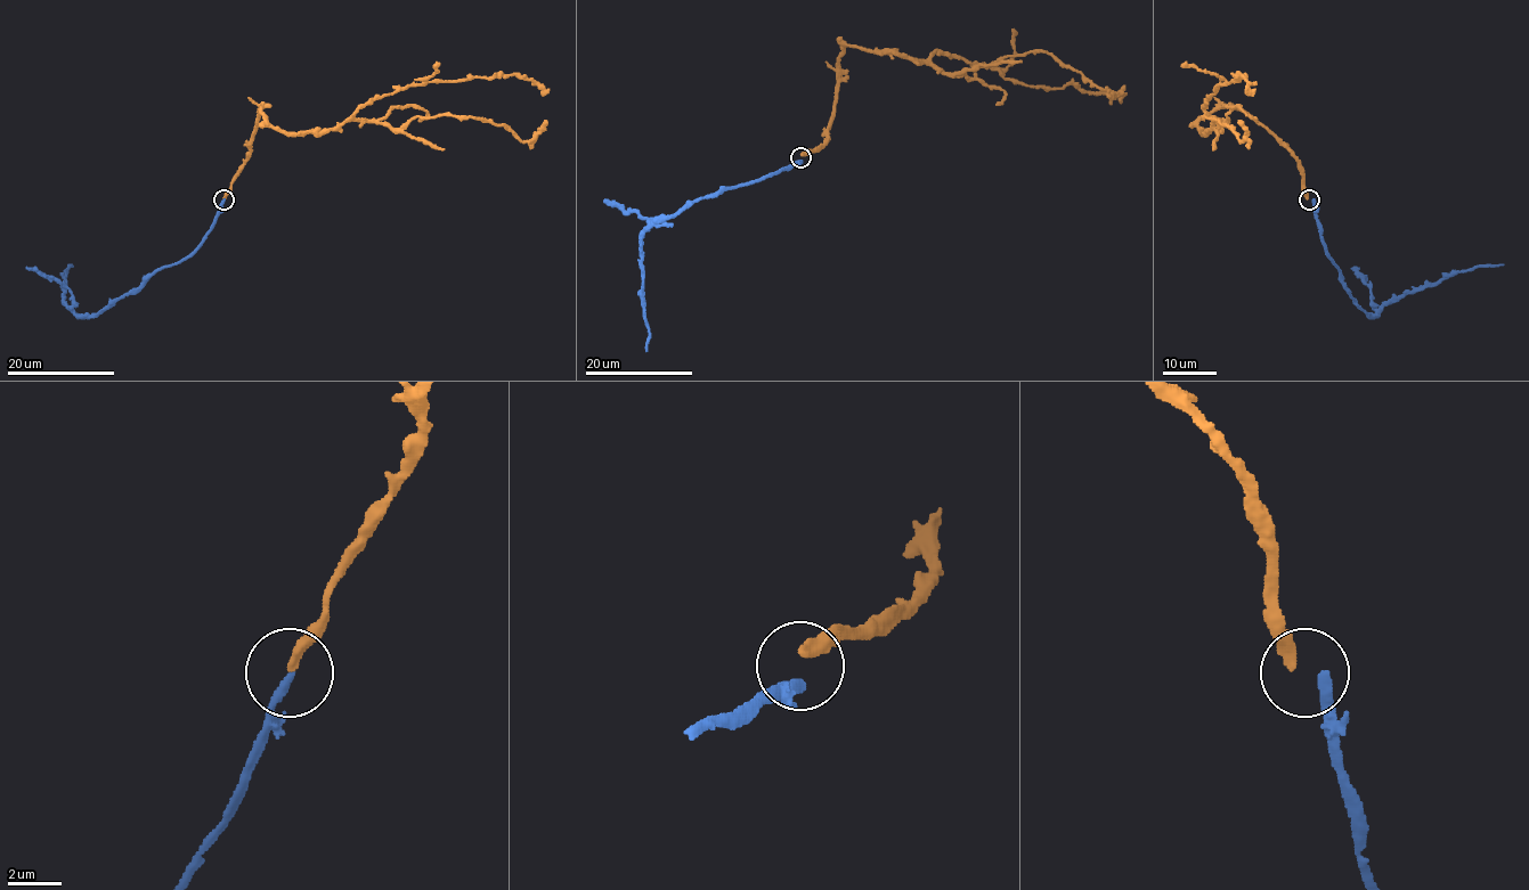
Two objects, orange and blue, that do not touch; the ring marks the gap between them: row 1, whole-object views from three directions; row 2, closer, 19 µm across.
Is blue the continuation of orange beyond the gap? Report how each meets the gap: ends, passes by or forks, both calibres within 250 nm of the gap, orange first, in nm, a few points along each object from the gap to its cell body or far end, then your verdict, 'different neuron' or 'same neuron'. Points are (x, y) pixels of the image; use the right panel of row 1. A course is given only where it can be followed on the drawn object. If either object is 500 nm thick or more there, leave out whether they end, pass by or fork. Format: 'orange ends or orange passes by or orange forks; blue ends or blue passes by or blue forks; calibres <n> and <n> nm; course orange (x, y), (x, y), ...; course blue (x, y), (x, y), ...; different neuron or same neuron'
orange ends; blue ends; calibres 320 and 320 nm; course orange (1308, 198), (1295, 157), (1243, 111), (1214, 108), (1197, 125), (1221, 129), (1213, 116), (1242, 140), (1238, 121); course blue (1311, 199), (1339, 279), (1368, 316), (1405, 294), (1434, 286), (1444, 277), (1503, 264); different neuron

